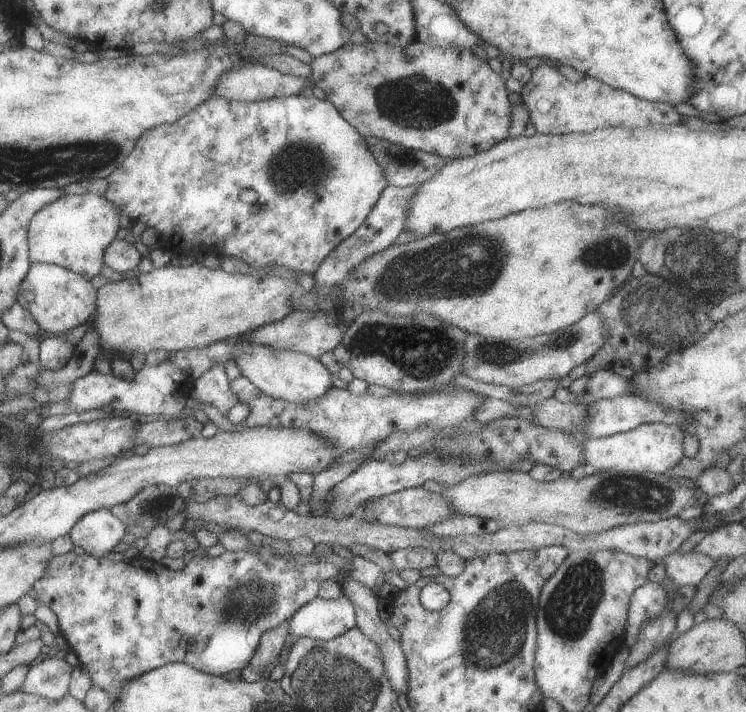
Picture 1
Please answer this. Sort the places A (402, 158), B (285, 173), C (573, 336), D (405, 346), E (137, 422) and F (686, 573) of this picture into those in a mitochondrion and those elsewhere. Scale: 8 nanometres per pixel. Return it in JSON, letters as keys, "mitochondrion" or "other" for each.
{"A":"mitochondrion","B":"mitochondrion","C":"mitochondrion","D":"mitochondrion","E":"other","F":"other"}

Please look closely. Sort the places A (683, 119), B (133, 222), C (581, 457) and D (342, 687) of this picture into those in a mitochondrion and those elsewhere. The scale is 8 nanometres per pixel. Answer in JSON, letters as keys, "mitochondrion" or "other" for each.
{"A":"other","B":"other","C":"other","D":"mitochondrion"}

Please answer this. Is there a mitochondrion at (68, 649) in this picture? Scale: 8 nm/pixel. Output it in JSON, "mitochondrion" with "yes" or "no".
{"mitochondrion":"no"}

